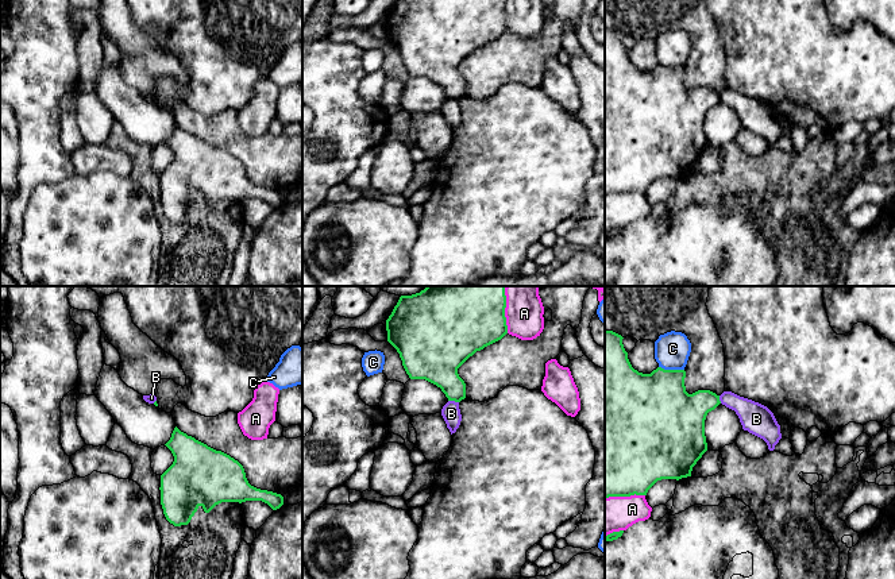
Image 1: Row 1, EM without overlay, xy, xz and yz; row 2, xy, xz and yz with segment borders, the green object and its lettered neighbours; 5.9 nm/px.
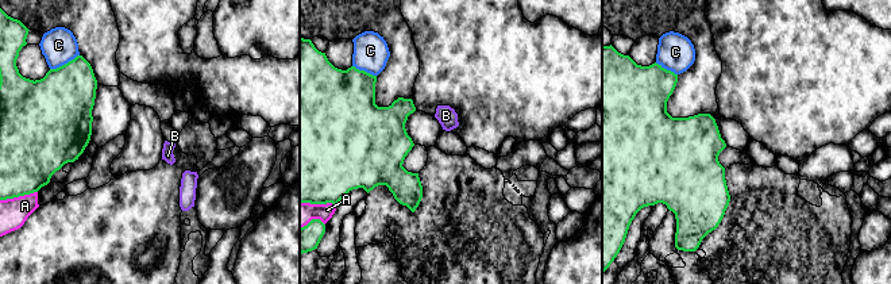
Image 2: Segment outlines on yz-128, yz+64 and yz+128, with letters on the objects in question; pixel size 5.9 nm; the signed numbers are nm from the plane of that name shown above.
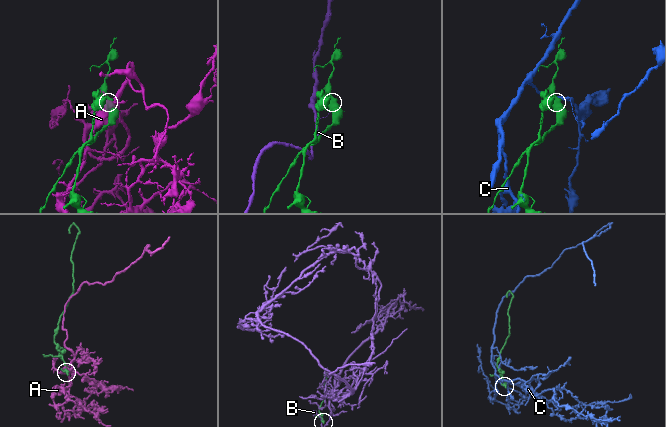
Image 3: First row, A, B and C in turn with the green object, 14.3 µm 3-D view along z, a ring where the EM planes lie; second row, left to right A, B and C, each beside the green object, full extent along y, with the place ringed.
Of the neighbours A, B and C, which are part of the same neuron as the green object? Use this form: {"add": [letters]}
{"add": []}

